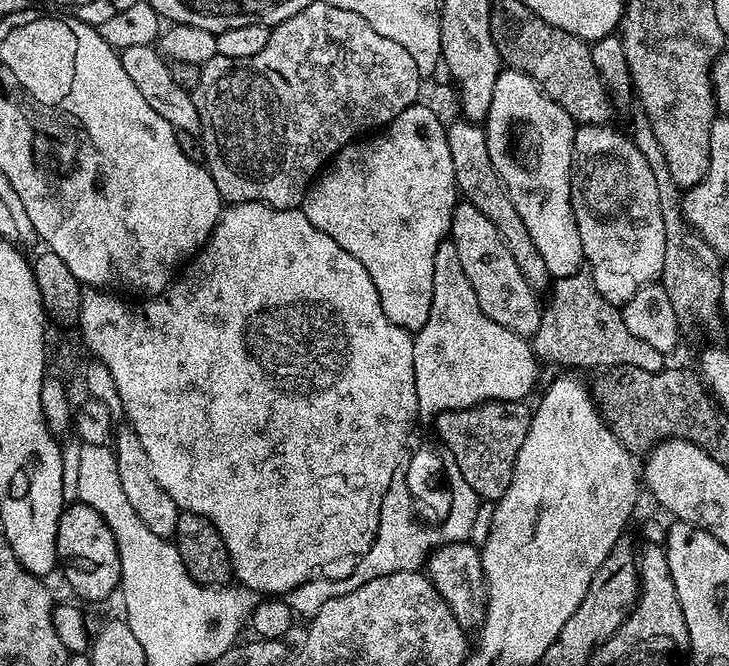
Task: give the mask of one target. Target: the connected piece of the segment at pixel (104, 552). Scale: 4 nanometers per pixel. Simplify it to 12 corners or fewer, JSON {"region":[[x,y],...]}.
{"region":[[85,504],[58,522],[56,558],[81,600],[120,587],[110,526]]}

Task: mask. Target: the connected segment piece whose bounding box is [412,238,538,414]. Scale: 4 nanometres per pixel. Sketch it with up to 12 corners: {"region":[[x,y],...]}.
{"region":[[458,246],[434,254],[416,406],[524,402],[533,345],[482,314]]}

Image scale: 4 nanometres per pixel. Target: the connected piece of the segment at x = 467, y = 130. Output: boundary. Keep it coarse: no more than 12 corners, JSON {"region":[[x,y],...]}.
{"region":[[479,123],[447,125],[457,193],[502,234],[533,290],[550,277]]}

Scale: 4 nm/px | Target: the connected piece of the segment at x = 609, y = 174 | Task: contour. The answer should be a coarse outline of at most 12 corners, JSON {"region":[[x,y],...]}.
{"region":[[577,127],[584,263],[622,306],[659,281],[666,226],[631,135]]}

